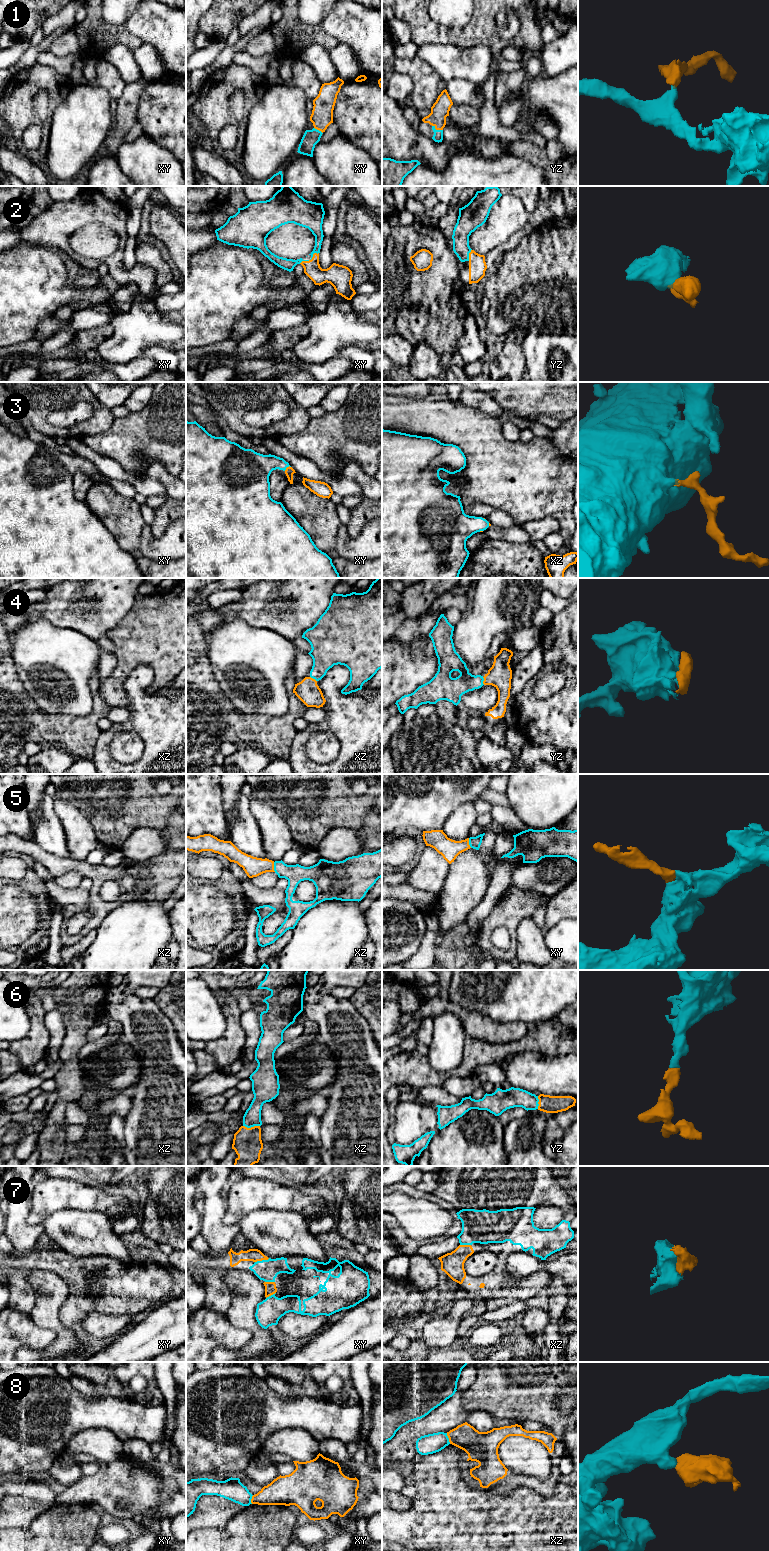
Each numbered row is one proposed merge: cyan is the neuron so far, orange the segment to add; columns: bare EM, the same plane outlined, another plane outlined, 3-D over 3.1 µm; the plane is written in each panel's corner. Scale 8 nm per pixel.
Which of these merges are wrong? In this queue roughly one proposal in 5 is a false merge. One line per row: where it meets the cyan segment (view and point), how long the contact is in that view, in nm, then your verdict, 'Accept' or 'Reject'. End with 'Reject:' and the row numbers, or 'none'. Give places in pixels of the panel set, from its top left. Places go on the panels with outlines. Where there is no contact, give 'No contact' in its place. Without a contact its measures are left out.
1: Touches cyan at yz (437, 130). Shared border 100 nm. Accept
2: Touches cyan at xy (308, 260). Shared border 180 nm. Accept
3: Touches cyan at xy (287, 466). Shared border 70 nm. Accept
4: Touches cyan at yz (483, 680). Shared border 70 nm. Accept
5: Touches cyan at xz (274, 867). Shared border 80 nm. Accept
6: Touches cyan at xz (251, 1126). Shared border 140 nm. Accept
7: Touches cyan at xy (262, 1260). Shared border 120 nm. Accept
8: Touches cyan at xz (448, 1438). Shared border 90 nm. Reject
Reject: 8

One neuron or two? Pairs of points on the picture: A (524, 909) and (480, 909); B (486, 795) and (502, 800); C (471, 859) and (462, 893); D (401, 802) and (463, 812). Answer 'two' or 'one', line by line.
A: two
B: one
C: one
D: two

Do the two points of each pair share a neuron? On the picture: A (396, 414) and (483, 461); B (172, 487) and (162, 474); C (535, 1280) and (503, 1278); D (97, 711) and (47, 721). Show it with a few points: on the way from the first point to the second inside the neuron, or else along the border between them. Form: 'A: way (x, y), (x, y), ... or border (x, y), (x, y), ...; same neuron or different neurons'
A: way (418, 416), (437, 416), (443, 419), (463, 439); same neuron
B: way (172, 484), (165, 477); same neuron
C: way (527, 1284), (511, 1284); same neuron
D: way (85, 724), (60, 724); same neuron

